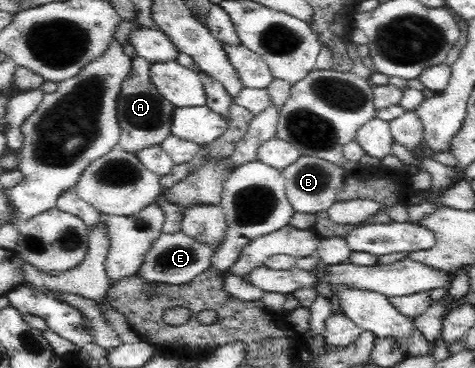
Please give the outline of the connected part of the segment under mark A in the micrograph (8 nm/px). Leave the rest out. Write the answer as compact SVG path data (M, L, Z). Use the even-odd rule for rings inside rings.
M142 57L132 60L130 75L123 81L118 96L118 121L122 130L118 145L127 153L147 147L161 146L171 135L171 121L176 106L169 102L150 79L150 62Z

